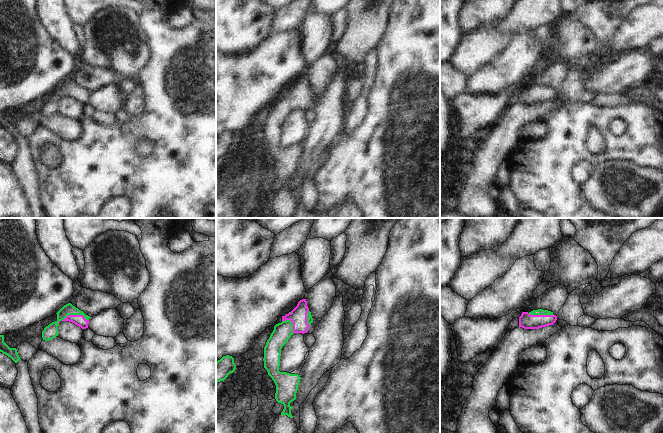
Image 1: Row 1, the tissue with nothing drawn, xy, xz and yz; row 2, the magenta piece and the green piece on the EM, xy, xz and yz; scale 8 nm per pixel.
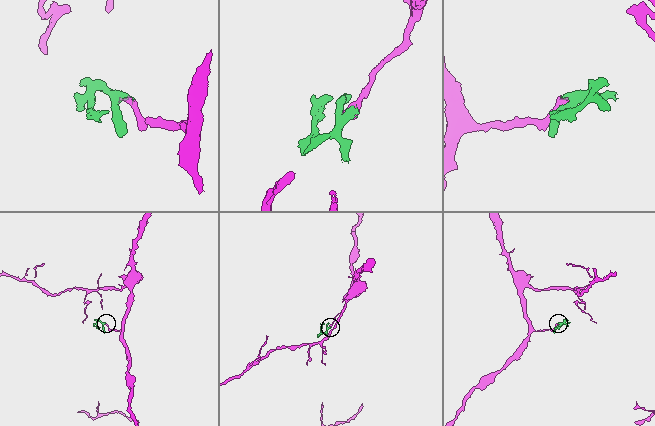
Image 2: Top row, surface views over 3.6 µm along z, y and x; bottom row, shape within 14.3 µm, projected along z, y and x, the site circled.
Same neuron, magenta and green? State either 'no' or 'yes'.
yes

